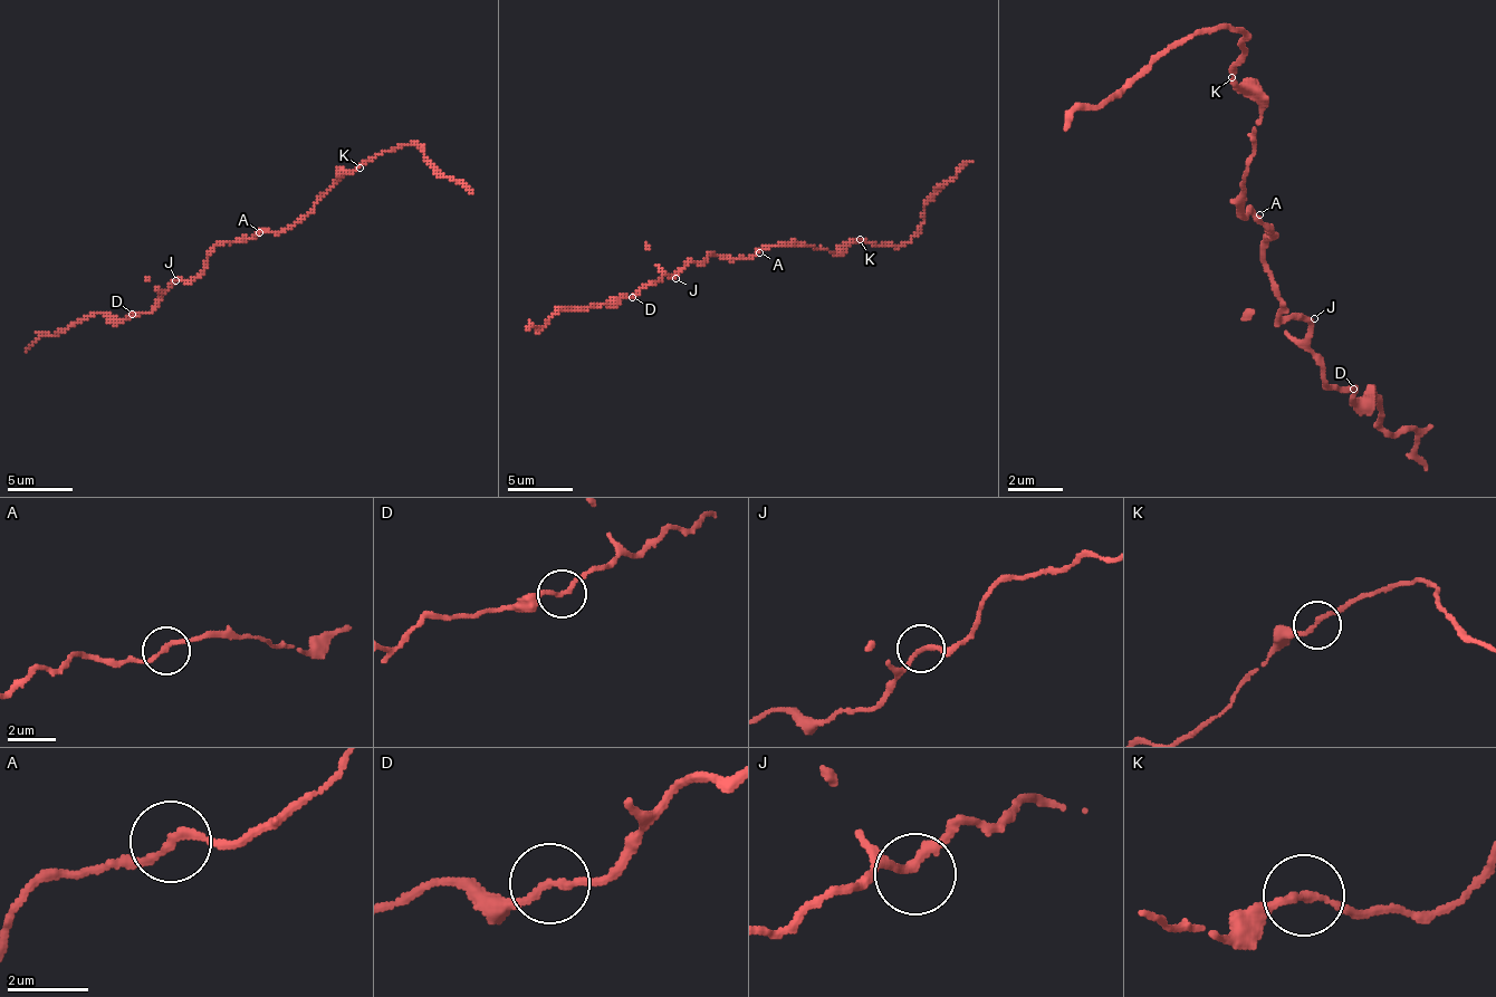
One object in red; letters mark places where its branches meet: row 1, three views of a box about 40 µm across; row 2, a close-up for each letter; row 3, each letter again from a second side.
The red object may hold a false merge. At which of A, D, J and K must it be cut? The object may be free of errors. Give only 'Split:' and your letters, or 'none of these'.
Split: none of these

